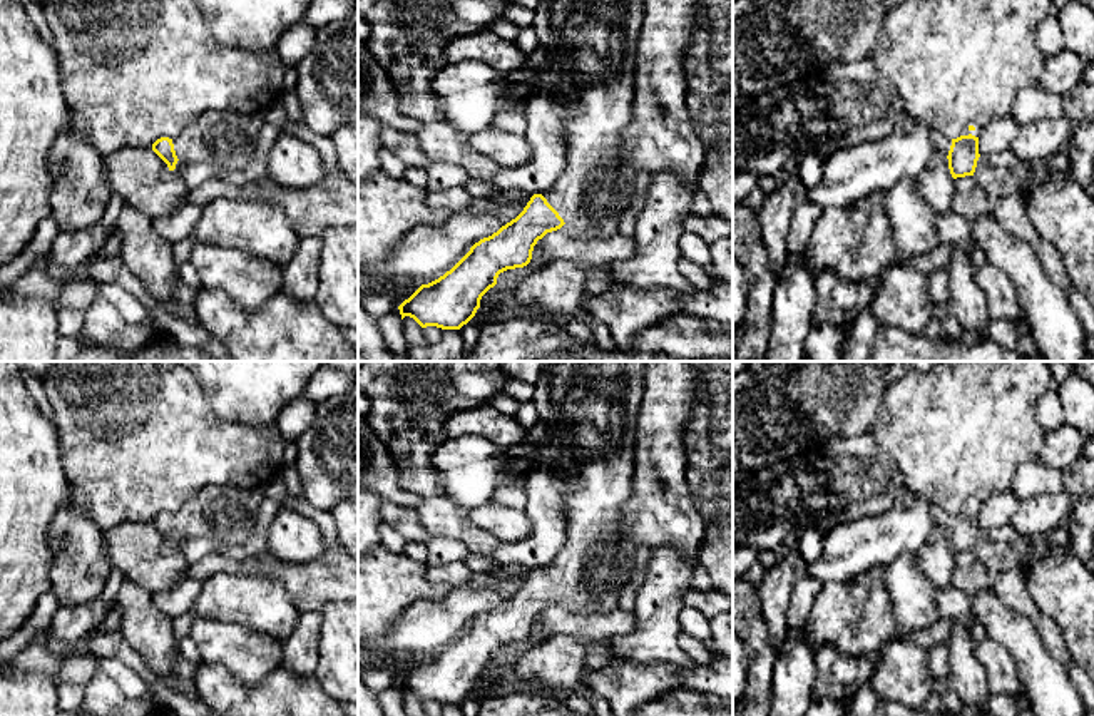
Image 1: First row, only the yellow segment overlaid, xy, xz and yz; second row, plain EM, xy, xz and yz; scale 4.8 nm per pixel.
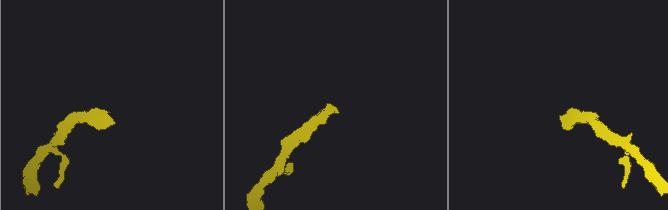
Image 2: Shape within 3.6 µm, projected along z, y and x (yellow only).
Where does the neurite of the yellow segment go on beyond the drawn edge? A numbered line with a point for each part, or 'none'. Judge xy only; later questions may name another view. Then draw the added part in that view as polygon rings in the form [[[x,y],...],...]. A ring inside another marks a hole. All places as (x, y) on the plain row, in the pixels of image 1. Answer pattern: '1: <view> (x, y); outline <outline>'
1: xy (226, 512); outline [[[207,485],[172,514],[179,535],[214,537],[226,545],[244,545],[256,529],[263,488]]]

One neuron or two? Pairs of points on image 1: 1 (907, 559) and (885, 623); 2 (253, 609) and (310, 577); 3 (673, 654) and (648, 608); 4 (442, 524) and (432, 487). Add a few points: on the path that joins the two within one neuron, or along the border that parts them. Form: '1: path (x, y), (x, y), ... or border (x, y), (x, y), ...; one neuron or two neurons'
1: border (884, 569), (897, 633); two neurons
2: border (250, 576), (273, 577), (295, 601), (300, 613); two neurons
3: path (661, 643), (658, 639), (658, 619); one neuron
4: border (440, 494), (422, 499); two neurons

